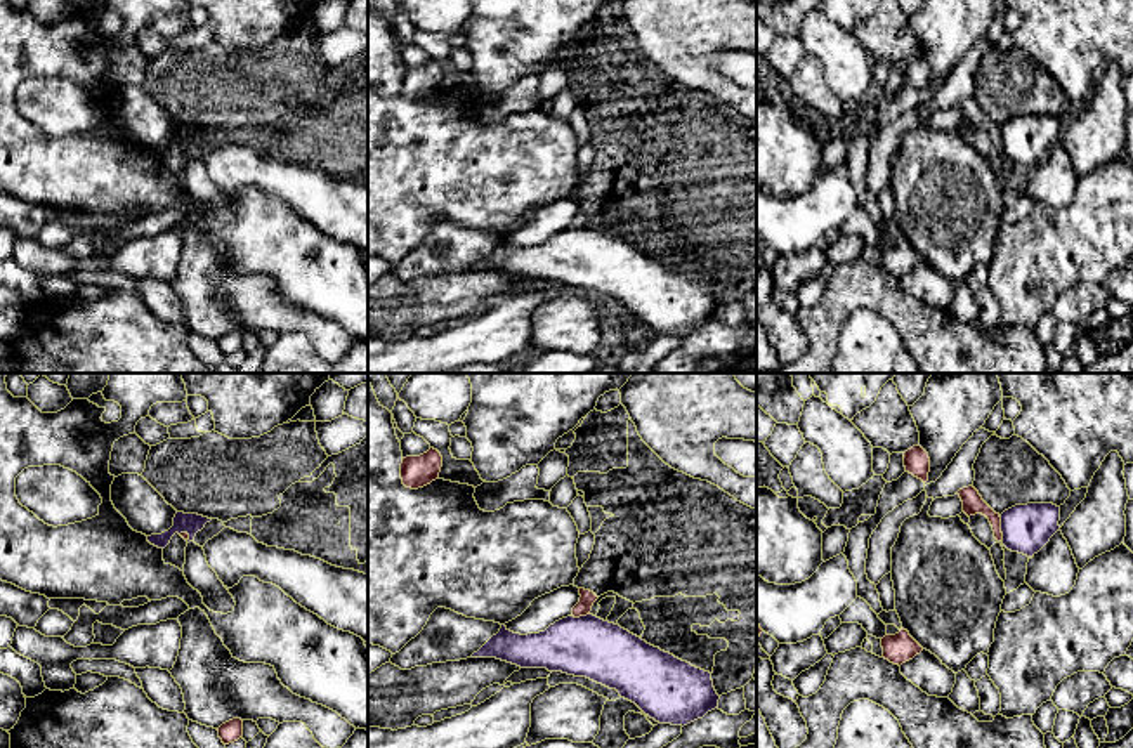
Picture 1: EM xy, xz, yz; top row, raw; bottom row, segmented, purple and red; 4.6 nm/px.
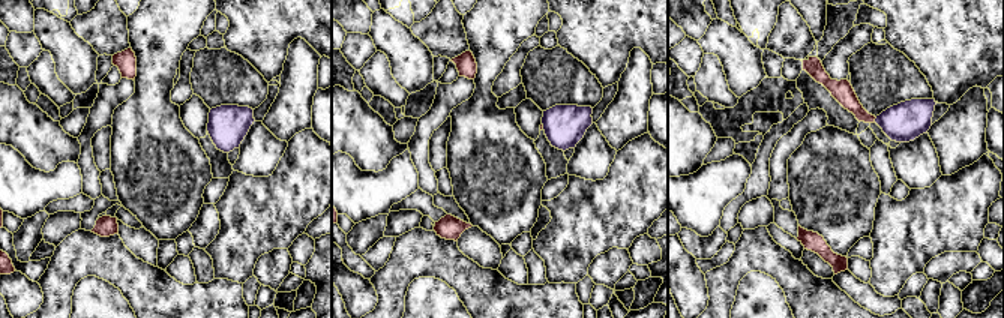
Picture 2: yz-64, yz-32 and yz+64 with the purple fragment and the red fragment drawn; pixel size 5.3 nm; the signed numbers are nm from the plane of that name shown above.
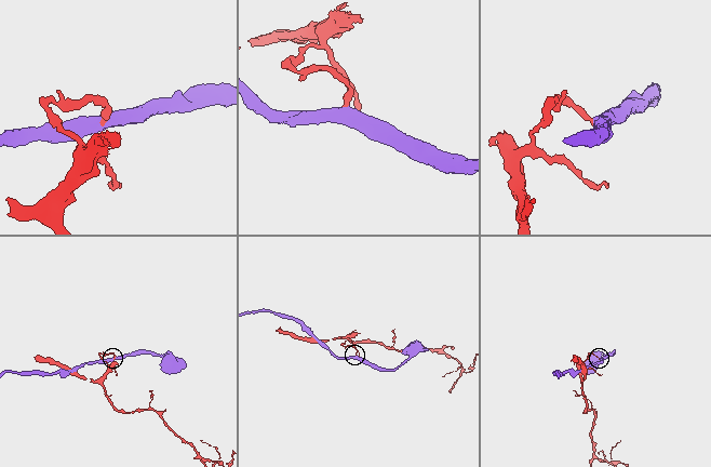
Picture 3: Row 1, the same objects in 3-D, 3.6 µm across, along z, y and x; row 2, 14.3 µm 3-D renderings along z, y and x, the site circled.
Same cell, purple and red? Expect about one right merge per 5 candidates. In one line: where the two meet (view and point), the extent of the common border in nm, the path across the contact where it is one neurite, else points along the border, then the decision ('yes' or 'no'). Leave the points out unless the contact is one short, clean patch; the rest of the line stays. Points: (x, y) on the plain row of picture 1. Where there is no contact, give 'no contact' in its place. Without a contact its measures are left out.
meets purple in yz at (1002, 139); contact 120 nm long; border along yz (998, 127), (1002, 151); no

